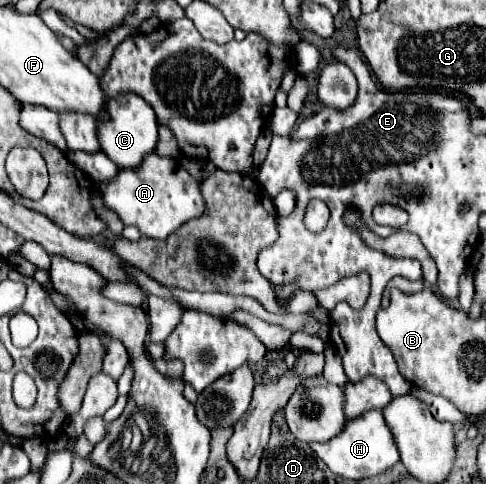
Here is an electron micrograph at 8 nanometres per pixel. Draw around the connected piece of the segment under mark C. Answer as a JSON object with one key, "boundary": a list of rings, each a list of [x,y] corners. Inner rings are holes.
{"boundary":[[[124,92],[112,100],[108,100],[108,124],[100,126],[100,142],[104,154],[118,166],[118,168],[138,168],[146,154],[152,154],[158,144],[158,122],[152,108],[140,96],[132,92]]]}

